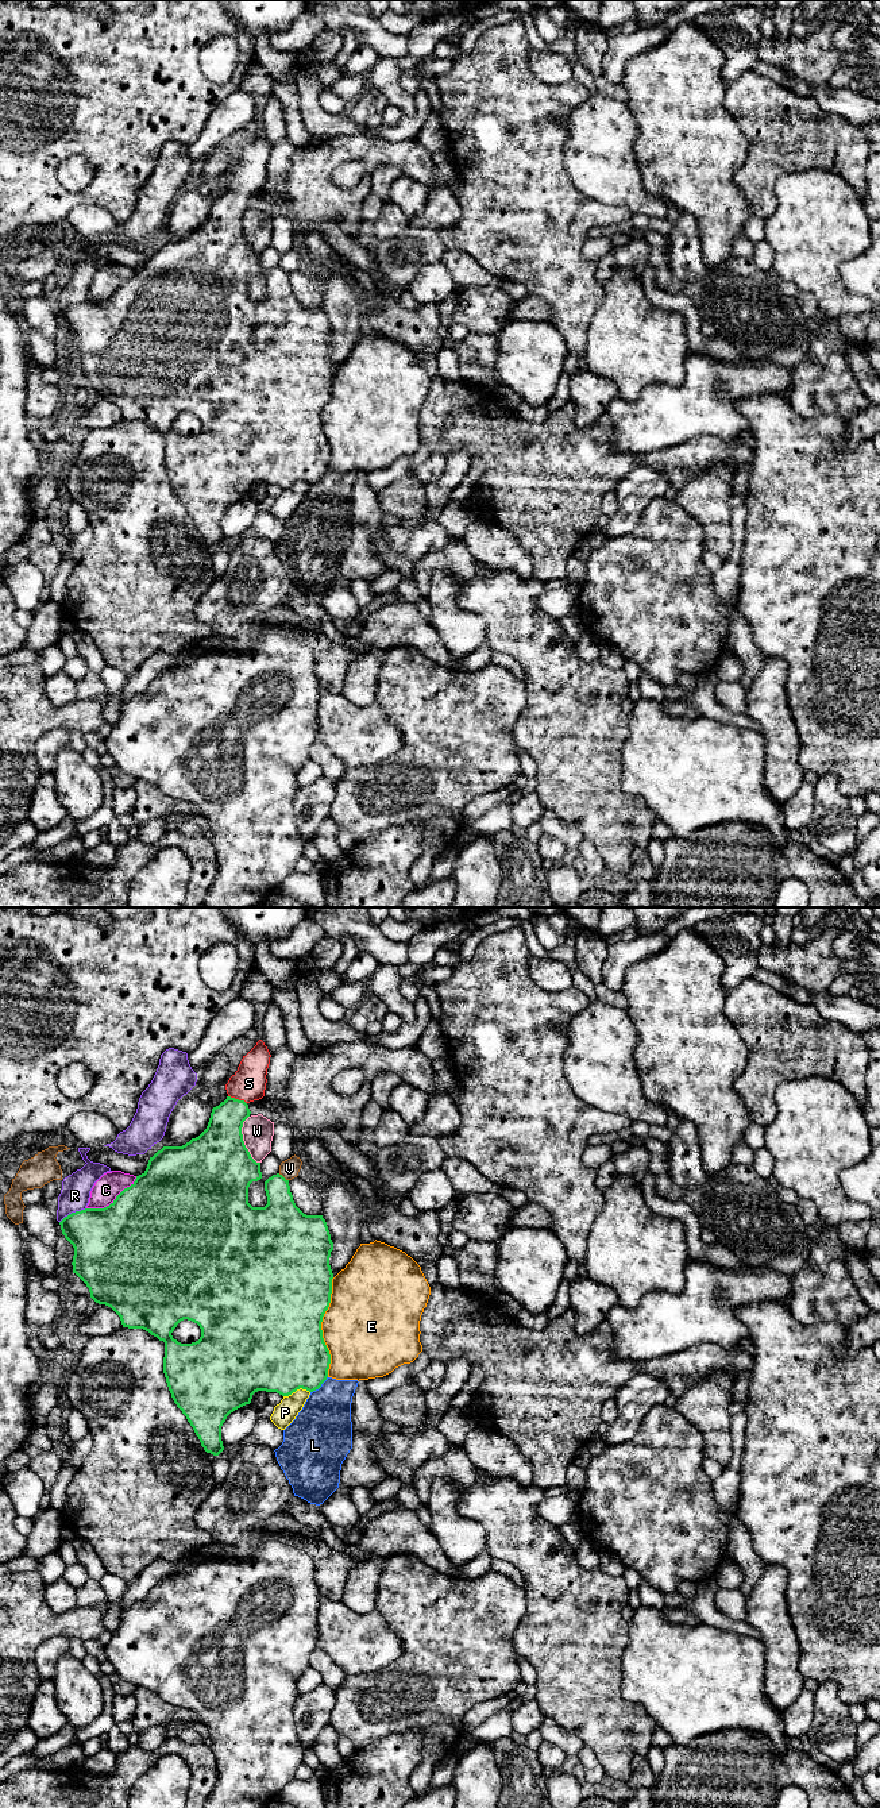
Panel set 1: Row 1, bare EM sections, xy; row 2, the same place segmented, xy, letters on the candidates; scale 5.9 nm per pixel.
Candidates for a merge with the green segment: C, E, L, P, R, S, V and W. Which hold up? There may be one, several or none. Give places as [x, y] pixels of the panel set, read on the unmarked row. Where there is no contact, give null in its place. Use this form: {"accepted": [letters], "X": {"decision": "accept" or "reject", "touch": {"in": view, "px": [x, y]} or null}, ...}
{"accepted": ["S"], "C": {"decision": "reject", "touch": {"in": "xy", "px": [114, 293]}}, "E": {"decision": "reject", "touch": {"in": "xy", "px": [320, 420]}}, "L": {"decision": "reject", "touch": {"in": "xy", "px": [320, 478]}}, "P": {"decision": "reject", "touch": {"in": "xy", "px": [296, 482]}}, "R": {"decision": "reject", "touch": {"in": "xy", "px": [72, 305]}}, "S": {"decision": "accept", "touch": {"in": "xy", "px": [238, 192]}}, "V": {"decision": "reject", "touch": {"in": "xy", "px": [282, 269]}}, "W": {"decision": "reject", "touch": {"in": "xy", "px": [242, 232]}}}

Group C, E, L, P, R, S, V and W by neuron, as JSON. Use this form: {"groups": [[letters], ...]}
{"groups": [["C"], ["E"], ["L"], ["P"], ["R"], ["S"], ["V"], ["W"]]}

